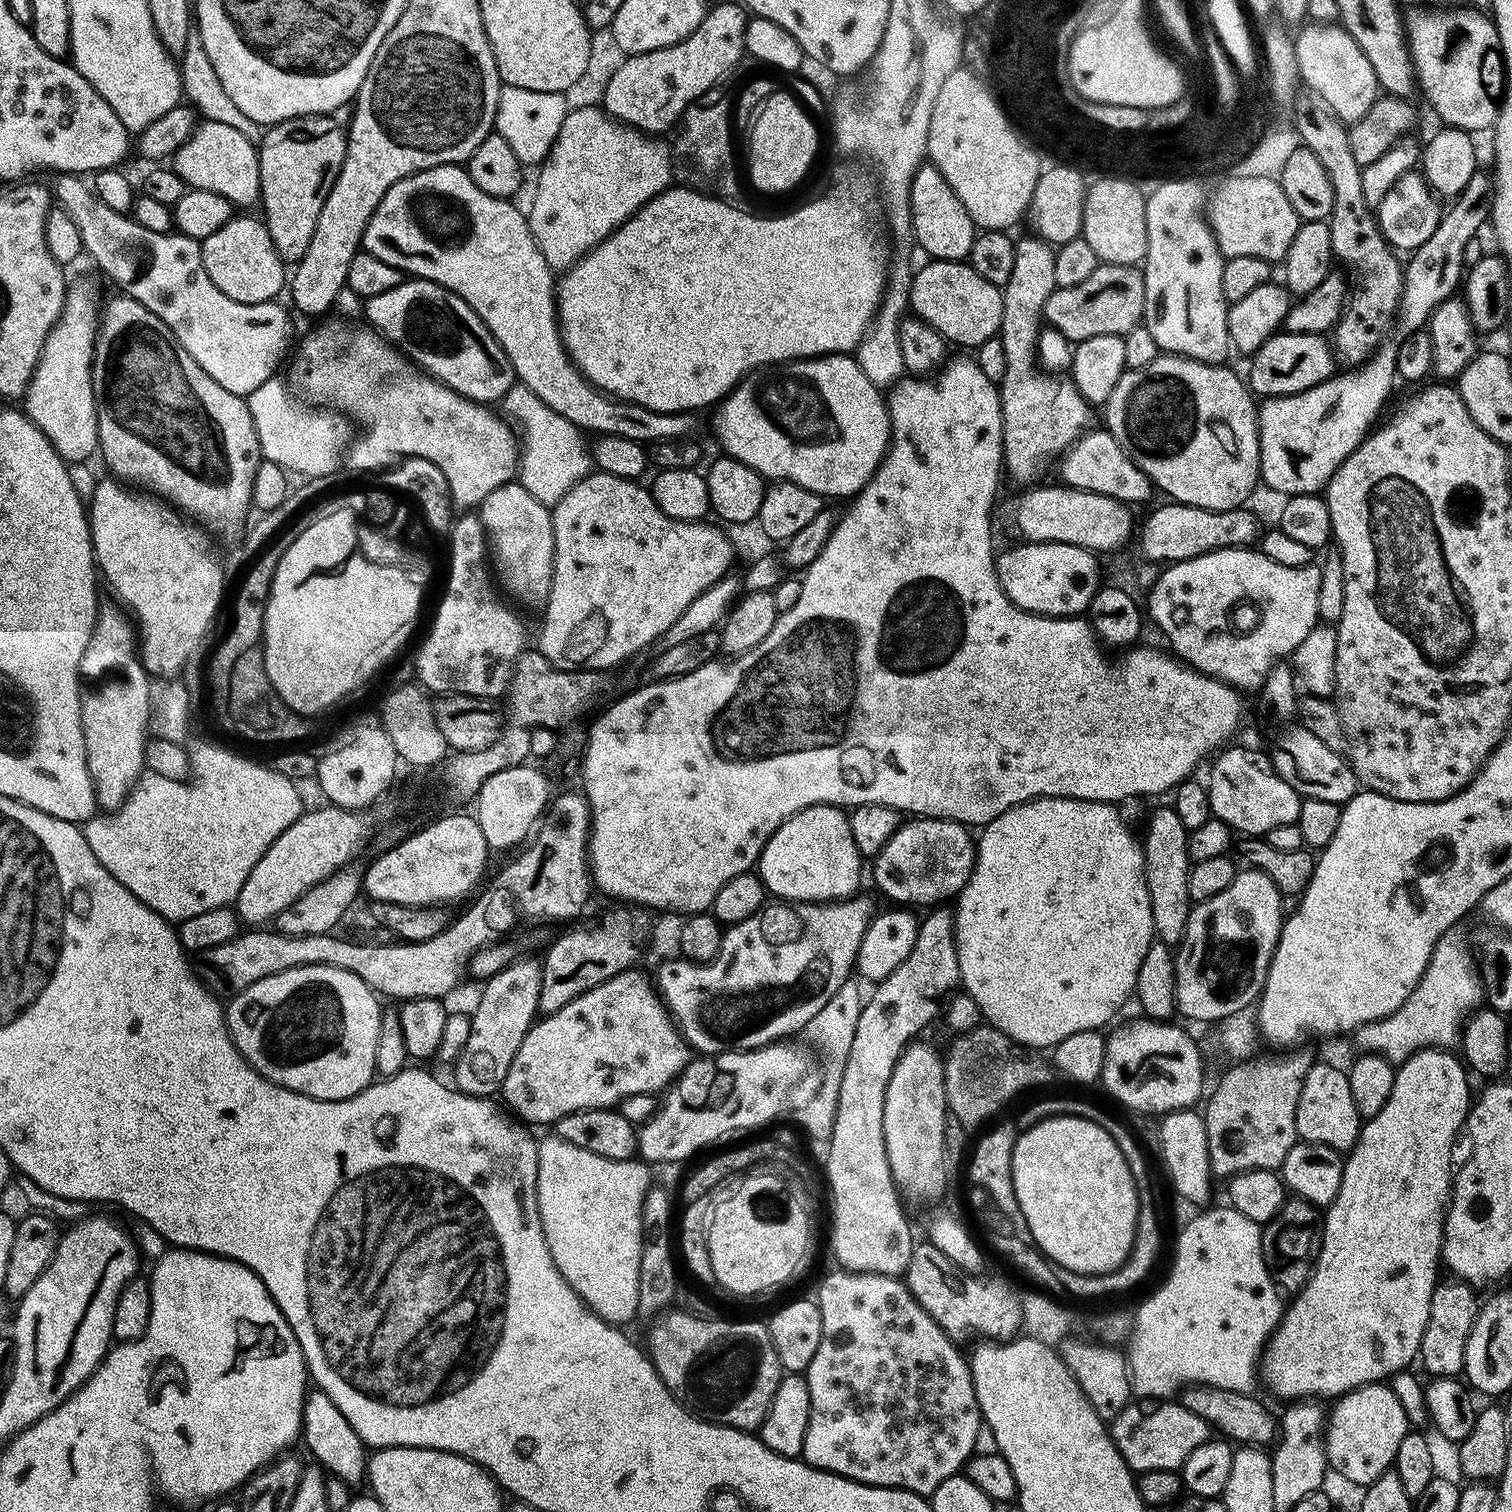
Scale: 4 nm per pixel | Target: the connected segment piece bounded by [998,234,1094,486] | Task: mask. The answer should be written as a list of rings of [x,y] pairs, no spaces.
[[[1031,234],[1025,240],[1016,240],[1016,261],[1014,270],[1010,274],[1010,282],[1003,286],[1004,309],[998,337],[1005,347],[1006,368],[1005,374],[998,381],[1000,390],[1000,409],[1002,410],[1002,426],[1004,427],[1004,463],[1003,471],[1008,472],[1020,483],[1028,486],[1048,468],[1048,463],[1068,451],[1072,443],[1089,431],[1092,420],[1093,405],[1082,398],[1072,379],[1064,374],[1049,374],[1038,367],[1036,355],[1036,338],[1042,331],[1042,313],[1044,297],[1050,295],[1057,287],[1054,282],[1054,258],[1056,257],[1053,245],[1041,240],[1039,235]]]

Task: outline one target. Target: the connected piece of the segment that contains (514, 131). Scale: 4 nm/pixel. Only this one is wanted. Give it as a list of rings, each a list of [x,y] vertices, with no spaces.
[[[518,86],[501,87],[494,128],[499,136],[510,142],[510,150],[514,150],[521,165],[539,166],[552,153],[558,130],[562,130],[562,122],[570,111],[570,104],[564,99],[566,96],[563,92],[539,92]]]

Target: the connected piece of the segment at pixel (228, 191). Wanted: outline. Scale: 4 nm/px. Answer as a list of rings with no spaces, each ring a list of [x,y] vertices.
[[[208,120],[197,123],[196,129],[190,134],[190,138],[171,157],[171,167],[184,179],[185,185],[192,188],[210,190],[214,194],[222,194],[234,206],[240,204],[256,204],[260,198],[260,158],[255,143],[248,141],[248,136],[240,128],[227,124],[224,120]]]

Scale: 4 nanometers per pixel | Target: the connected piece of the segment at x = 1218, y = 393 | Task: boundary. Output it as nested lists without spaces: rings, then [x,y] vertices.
[[[1159,354],[1148,365],[1141,368],[1129,368],[1122,374],[1122,378],[1118,378],[1118,386],[1114,386],[1114,390],[1110,394],[1108,403],[1103,405],[1104,420],[1106,430],[1118,442],[1118,446],[1122,446],[1122,450],[1126,450],[1126,454],[1152,481],[1157,489],[1160,488],[1165,492],[1169,501],[1177,504],[1189,504],[1190,506],[1198,506],[1206,510],[1230,510],[1247,505],[1248,499],[1252,496],[1256,484],[1261,483],[1260,479],[1260,435],[1258,434],[1258,426],[1256,425],[1256,414],[1258,411],[1257,401],[1254,399],[1253,393],[1250,391],[1249,385],[1239,380],[1234,373],[1224,364],[1203,364],[1197,360],[1191,360],[1185,356],[1174,356],[1171,354]]]

